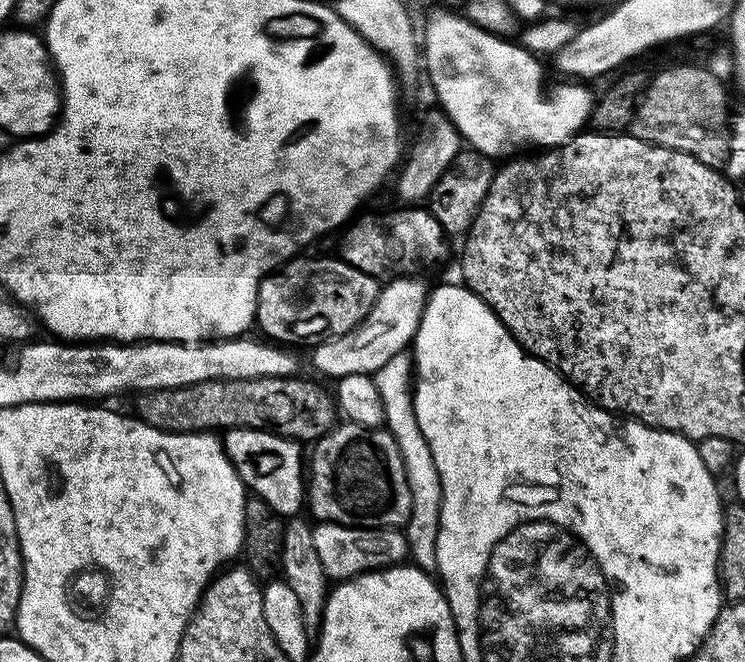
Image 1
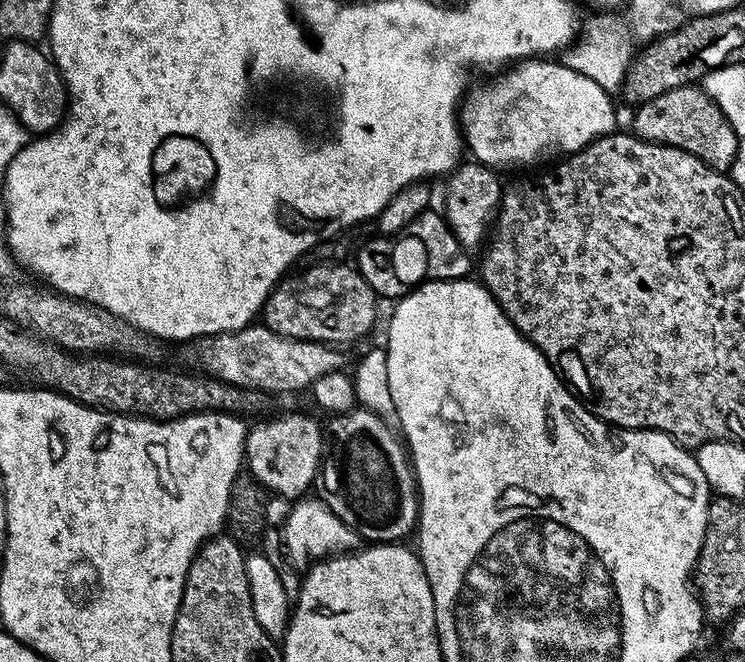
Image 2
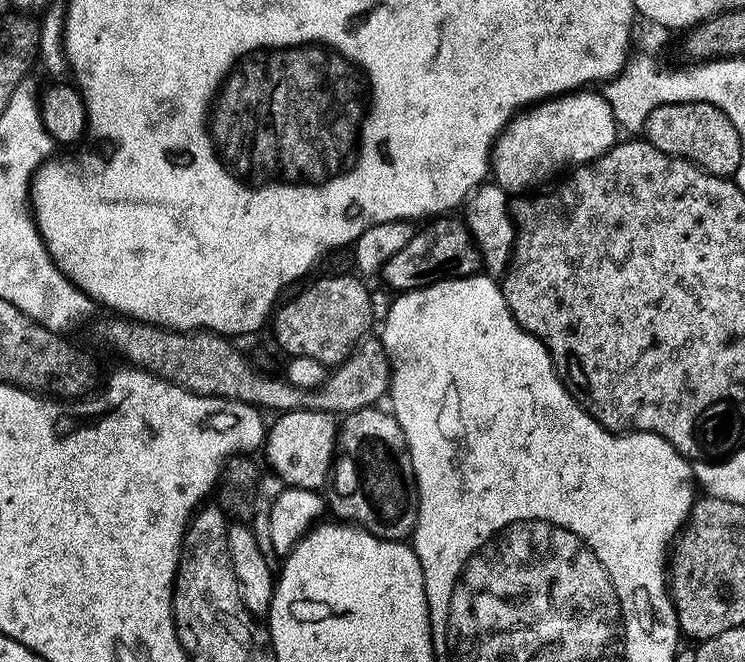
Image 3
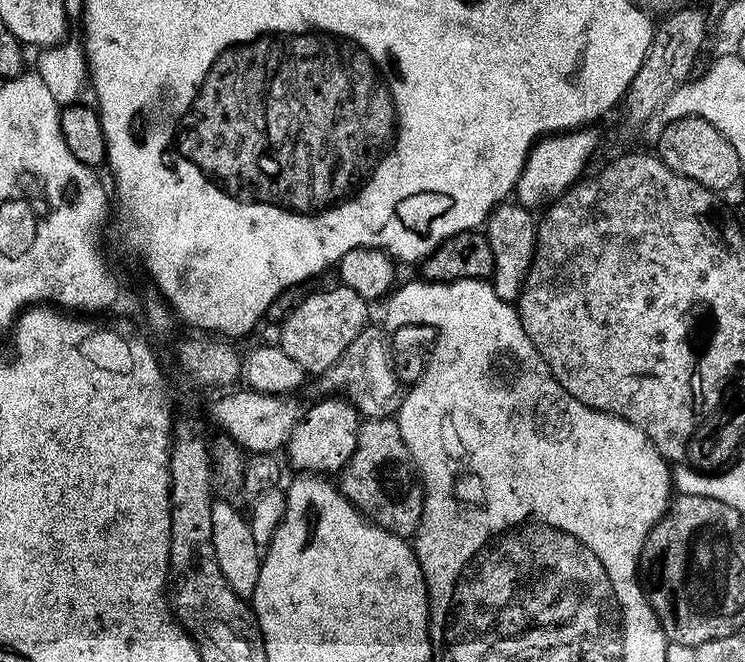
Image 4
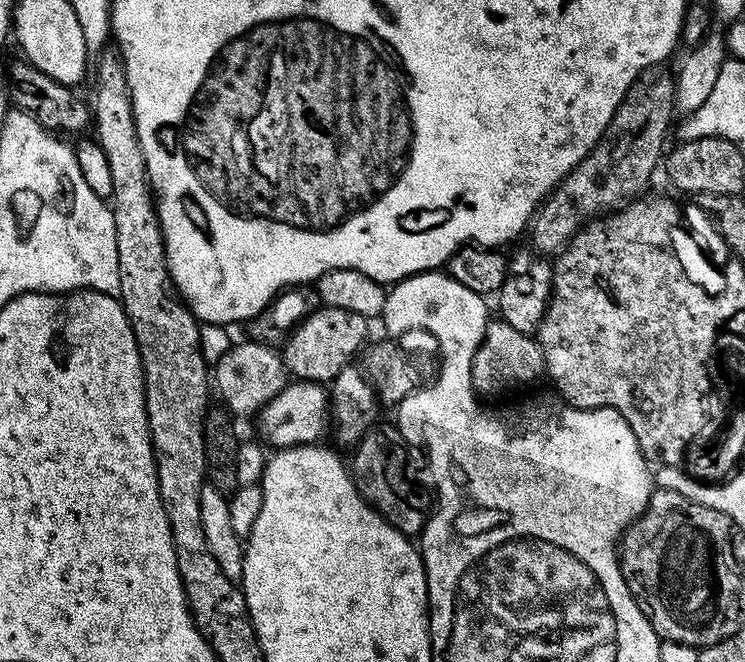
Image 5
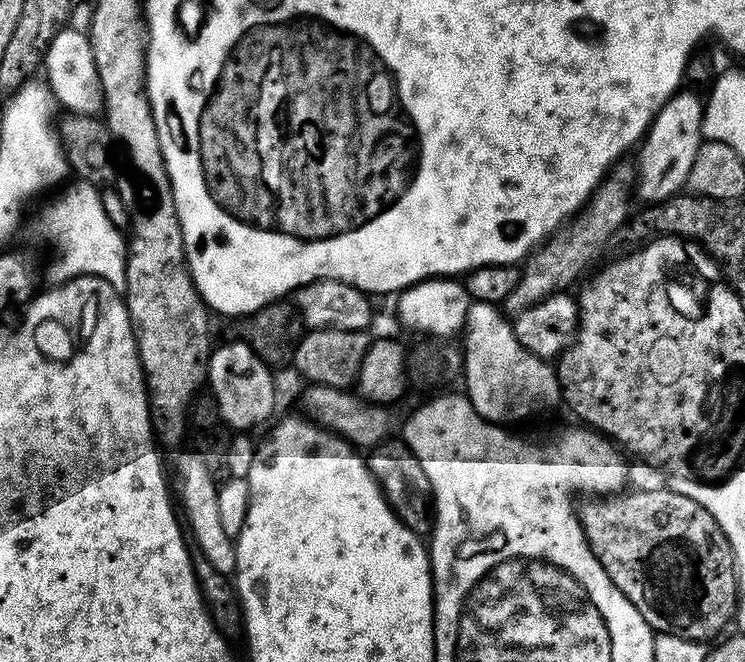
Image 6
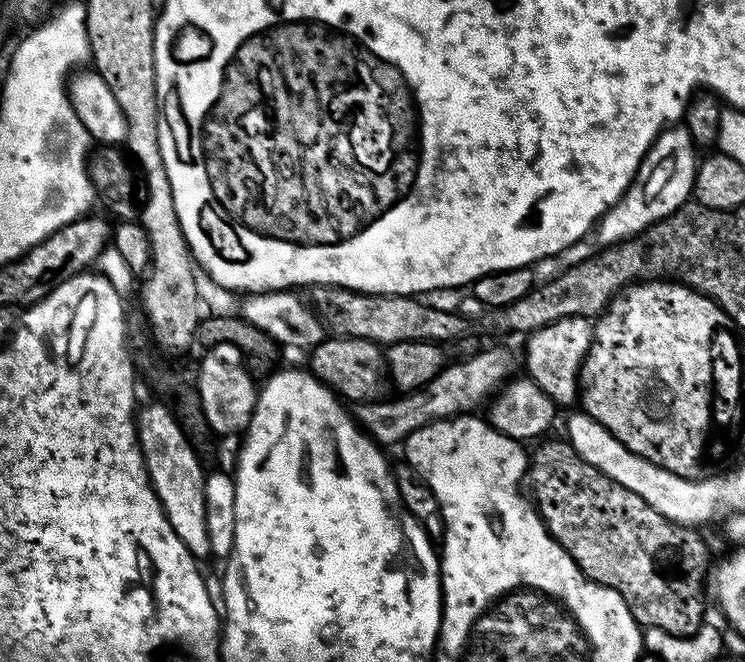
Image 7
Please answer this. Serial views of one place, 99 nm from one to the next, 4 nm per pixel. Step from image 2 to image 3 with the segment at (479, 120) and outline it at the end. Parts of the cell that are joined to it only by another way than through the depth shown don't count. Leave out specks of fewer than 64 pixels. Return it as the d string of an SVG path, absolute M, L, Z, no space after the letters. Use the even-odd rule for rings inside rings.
M581 90L575 94L565 94L562 96L557 96L550 100L542 100L539 101L525 109L523 109L522 115L517 117L516 123L513 123L511 127L507 129L501 135L500 139L496 141L494 145L494 155L491 157L490 164L491 167L494 169L494 180L495 183L504 186L507 185L507 180L509 180L512 184L517 184L518 187L524 188L520 190L528 190L532 183L535 180L544 180L547 176L552 176L555 174L559 168L567 169L569 166L579 166L582 164L589 163L593 160L597 160L603 152L609 152L610 149L613 148L615 144L618 143L618 136L616 136L616 132L618 133L618 125L616 123L616 119L614 118L614 114L610 110L610 106L605 104L603 95L597 94L596 96L594 93L595 91L592 90Z

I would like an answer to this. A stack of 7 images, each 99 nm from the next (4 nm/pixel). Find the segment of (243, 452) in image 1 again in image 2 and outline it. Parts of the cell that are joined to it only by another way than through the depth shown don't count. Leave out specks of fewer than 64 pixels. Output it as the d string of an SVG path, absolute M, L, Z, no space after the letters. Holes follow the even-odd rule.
M280 416L277 420L268 420L265 424L252 424L248 430L248 437L244 440L244 454L246 468L256 477L258 483L264 485L269 493L289 498L299 497L308 487L313 487L318 473L322 468L322 453L326 444L322 439L322 428L315 424L308 416Z

